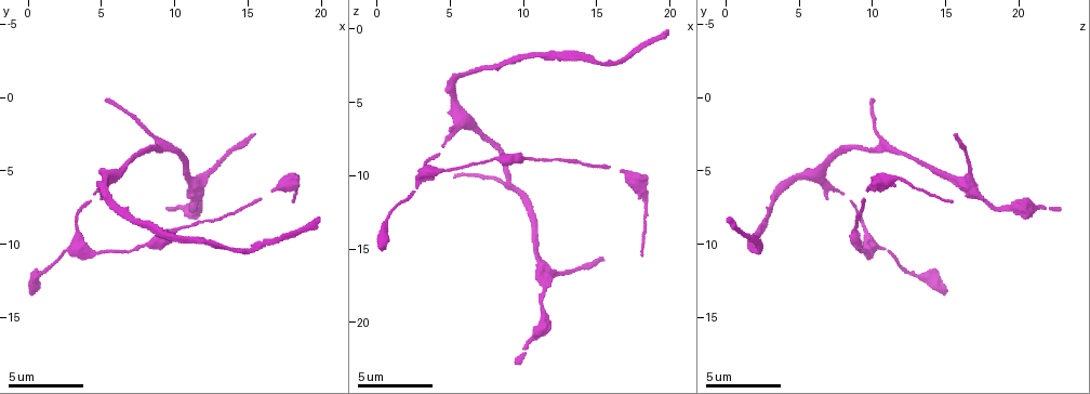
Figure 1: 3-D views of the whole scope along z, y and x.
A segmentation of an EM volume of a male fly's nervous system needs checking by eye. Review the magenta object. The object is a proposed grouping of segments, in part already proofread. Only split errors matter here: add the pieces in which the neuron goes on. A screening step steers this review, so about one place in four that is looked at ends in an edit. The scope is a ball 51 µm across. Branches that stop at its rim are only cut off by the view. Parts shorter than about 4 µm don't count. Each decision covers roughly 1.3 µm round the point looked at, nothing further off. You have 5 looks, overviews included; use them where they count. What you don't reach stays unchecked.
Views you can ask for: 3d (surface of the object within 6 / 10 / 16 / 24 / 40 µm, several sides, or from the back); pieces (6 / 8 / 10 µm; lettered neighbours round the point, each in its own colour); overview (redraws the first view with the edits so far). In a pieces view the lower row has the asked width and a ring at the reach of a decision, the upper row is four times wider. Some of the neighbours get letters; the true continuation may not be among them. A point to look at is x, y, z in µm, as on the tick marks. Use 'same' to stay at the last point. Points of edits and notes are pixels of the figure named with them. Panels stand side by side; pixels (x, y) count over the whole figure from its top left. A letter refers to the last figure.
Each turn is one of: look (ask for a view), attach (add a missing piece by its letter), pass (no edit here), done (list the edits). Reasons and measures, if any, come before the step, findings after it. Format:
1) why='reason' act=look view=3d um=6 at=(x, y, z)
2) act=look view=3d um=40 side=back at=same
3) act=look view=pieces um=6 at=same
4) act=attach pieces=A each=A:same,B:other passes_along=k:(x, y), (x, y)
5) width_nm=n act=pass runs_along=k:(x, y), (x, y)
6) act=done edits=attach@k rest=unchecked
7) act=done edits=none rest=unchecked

why='free end' act=look view=pieces um=6 at=(5.4, 0.2, 10.0)

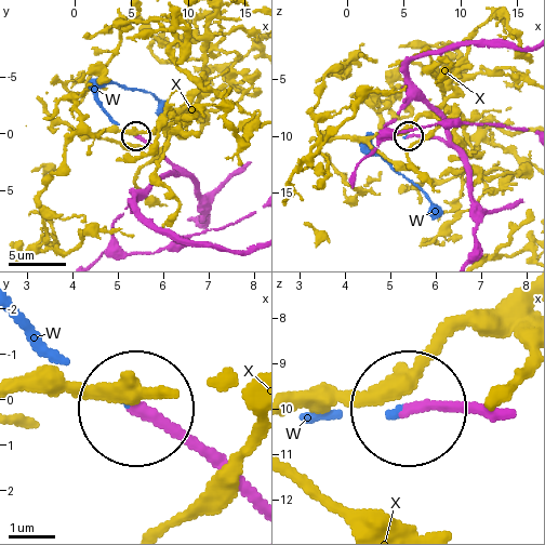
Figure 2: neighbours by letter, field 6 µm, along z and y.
width_nm=200 act=attach pieces=W each=W:same,X:other found='it goes on there'

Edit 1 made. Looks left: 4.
why='free end' act=look view=pieces um=6 at=(9.4, 7.6, 22.8)

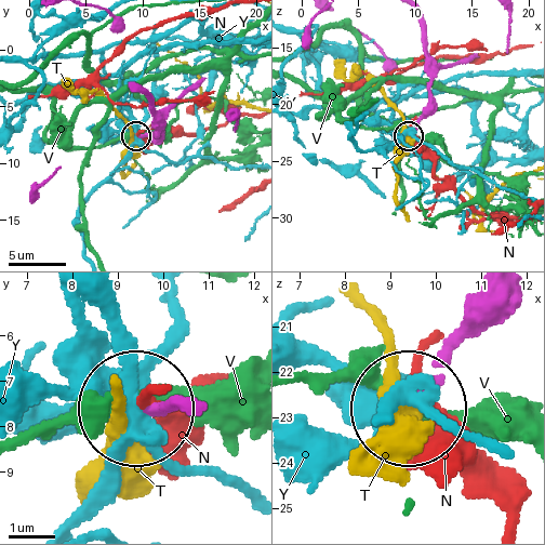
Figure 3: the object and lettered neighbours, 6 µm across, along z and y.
act=pass each=N:other,T:other,V:other,Y:other runs_along=3:(487, 297), (410, 410) found='no lettered piece goes on from it'

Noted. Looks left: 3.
why='free end' act=look view=pieces um=10 at=(15.4, 2.6, 15.6)

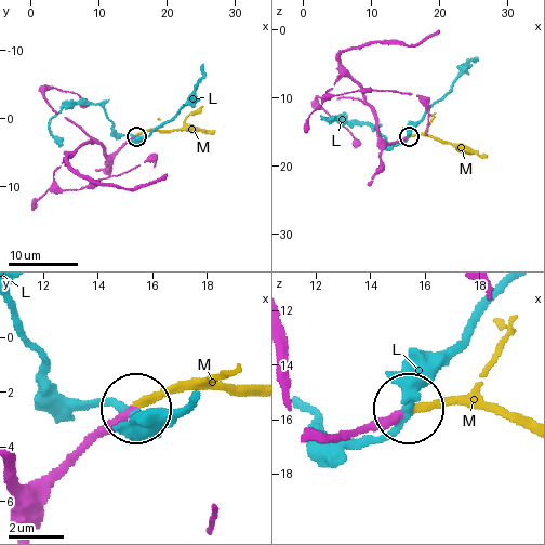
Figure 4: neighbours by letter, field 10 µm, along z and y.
act=attach pieces=M each=L:other,M:same passes_along=4:(390, 142), (429, 135), (487, 157) found='the neuron continues'

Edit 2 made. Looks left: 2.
act=done edits=attach@2,attach@4 rest=unchecked

